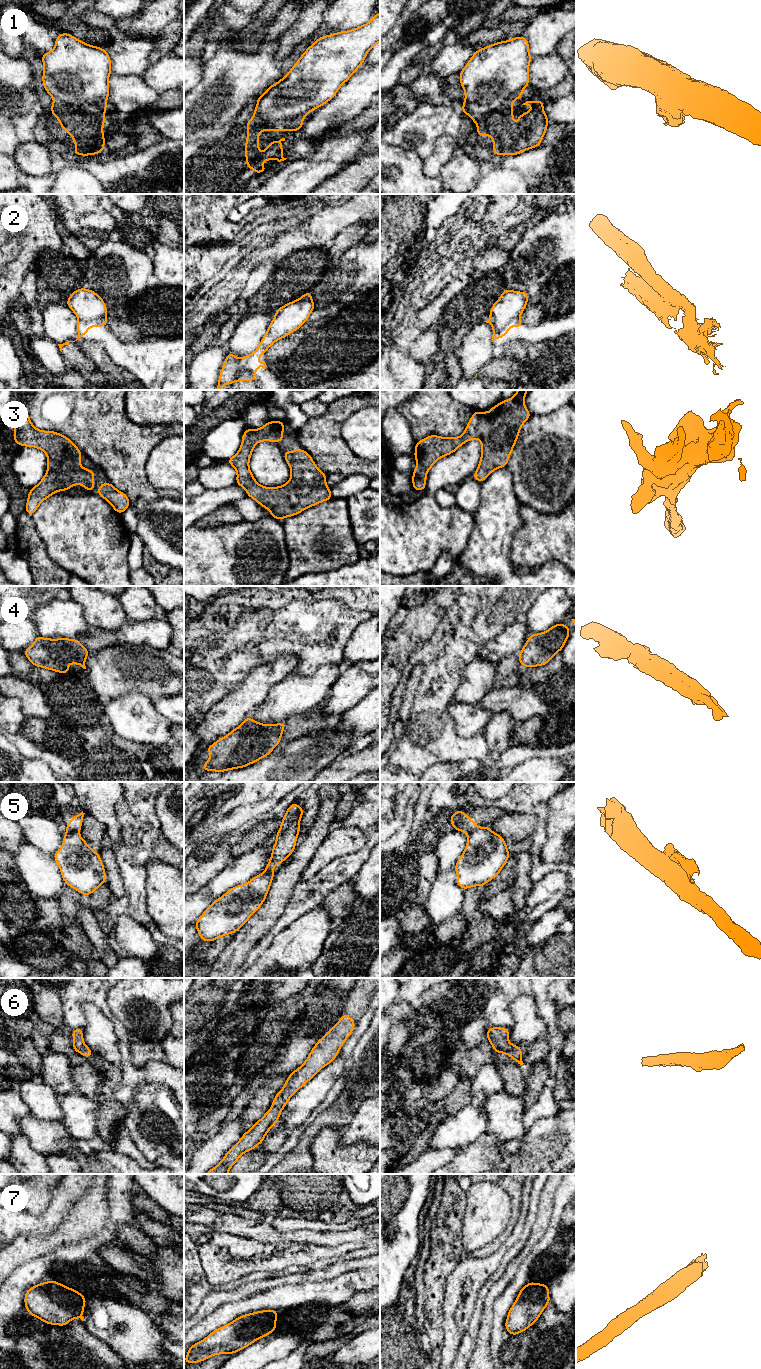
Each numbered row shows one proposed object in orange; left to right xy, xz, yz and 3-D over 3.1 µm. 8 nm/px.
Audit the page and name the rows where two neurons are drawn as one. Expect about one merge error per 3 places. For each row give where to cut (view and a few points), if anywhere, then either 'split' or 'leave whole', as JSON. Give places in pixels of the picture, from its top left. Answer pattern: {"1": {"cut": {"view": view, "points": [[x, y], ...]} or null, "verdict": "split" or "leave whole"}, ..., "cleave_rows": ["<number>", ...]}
{"1": {"cut": {"view": "yz", "points": [[521, 90], [512, 95], [498, 108], [483, 115], [470, 116]]}, "verdict": "split"}, "2": {"cut": null, "verdict": "leave whole"}, "3": {"cut": null, "verdict": "leave whole"}, "4": {"cut": null, "verdict": "leave whole"}, "5": {"cut": {"view": "xy", "points": [[68, 830], [78, 833]]}, "verdict": "split"}, "6": {"cut": null, "verdict": "leave whole"}, "7": {"cut": null, "verdict": "leave whole"}, "cleave_rows": ["1", "5"]}

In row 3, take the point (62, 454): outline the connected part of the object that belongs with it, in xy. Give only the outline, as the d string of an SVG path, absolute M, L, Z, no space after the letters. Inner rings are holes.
M24 408L16 415L12 425L14 427L14 442L21 447L36 447L44 451L48 460L46 474L36 486L29 490L25 511L29 516L33 515L45 499L58 491L67 491L69 488L80 484L88 492L93 492L95 473L80 465L80 457L84 454L69 438L55 431L36 429Z

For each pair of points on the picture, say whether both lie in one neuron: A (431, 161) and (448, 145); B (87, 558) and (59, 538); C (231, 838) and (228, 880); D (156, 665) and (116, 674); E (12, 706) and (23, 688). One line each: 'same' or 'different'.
A: same
B: same
C: different
D: same
E: different

